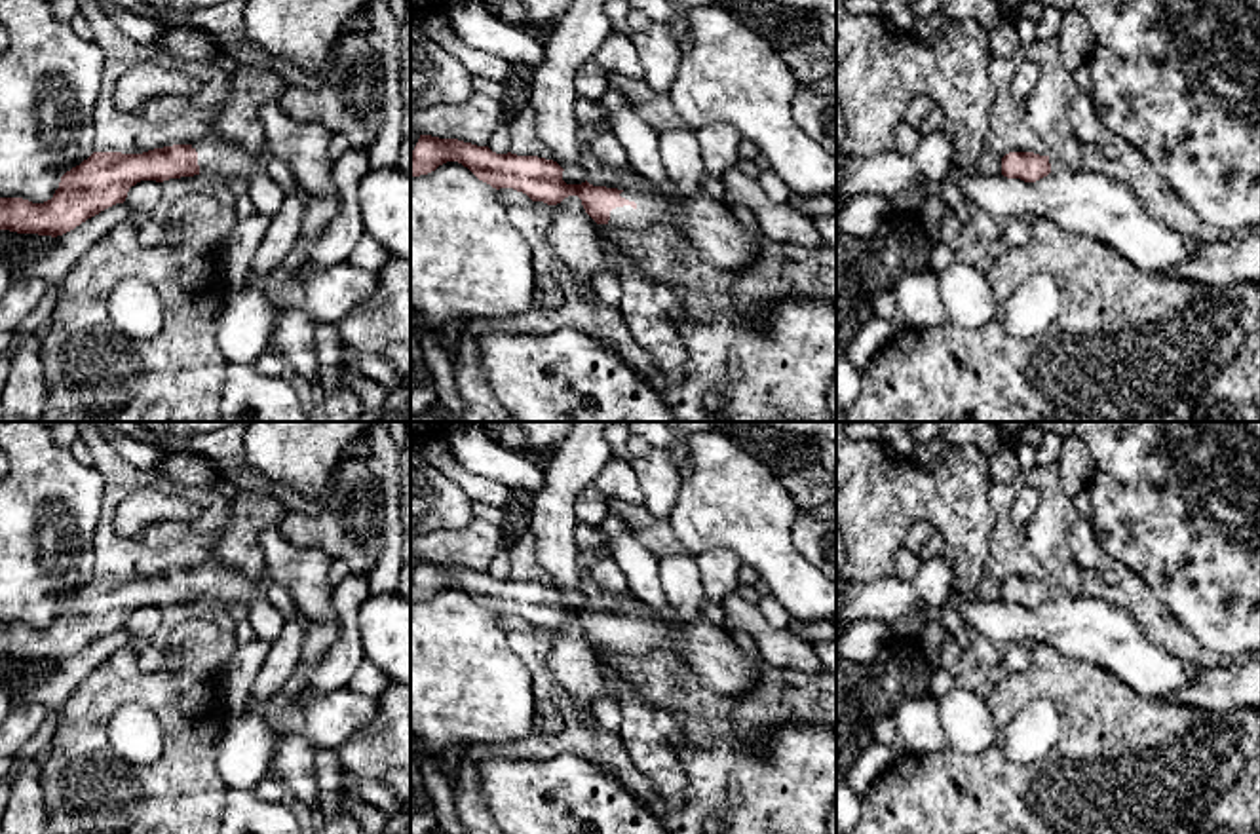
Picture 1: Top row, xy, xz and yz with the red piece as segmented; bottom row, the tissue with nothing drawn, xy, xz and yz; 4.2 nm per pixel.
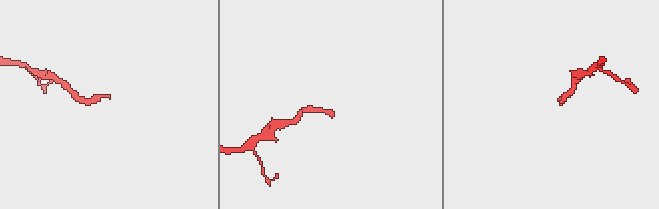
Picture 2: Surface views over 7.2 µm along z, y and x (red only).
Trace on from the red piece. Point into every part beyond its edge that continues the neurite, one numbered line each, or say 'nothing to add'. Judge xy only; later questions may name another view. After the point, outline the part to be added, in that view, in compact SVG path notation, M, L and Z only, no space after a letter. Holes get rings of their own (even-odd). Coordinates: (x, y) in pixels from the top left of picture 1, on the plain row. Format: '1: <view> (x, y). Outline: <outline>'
1: xy (215, 582). Outline: M215 560L192 568L192 574L198 578L200 600L203 602L245 604L266 597L268 583L253 581Z

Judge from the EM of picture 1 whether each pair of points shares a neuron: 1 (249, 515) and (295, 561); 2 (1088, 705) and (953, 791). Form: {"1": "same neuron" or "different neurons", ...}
{"1": "different neurons", "2": "same neuron"}

